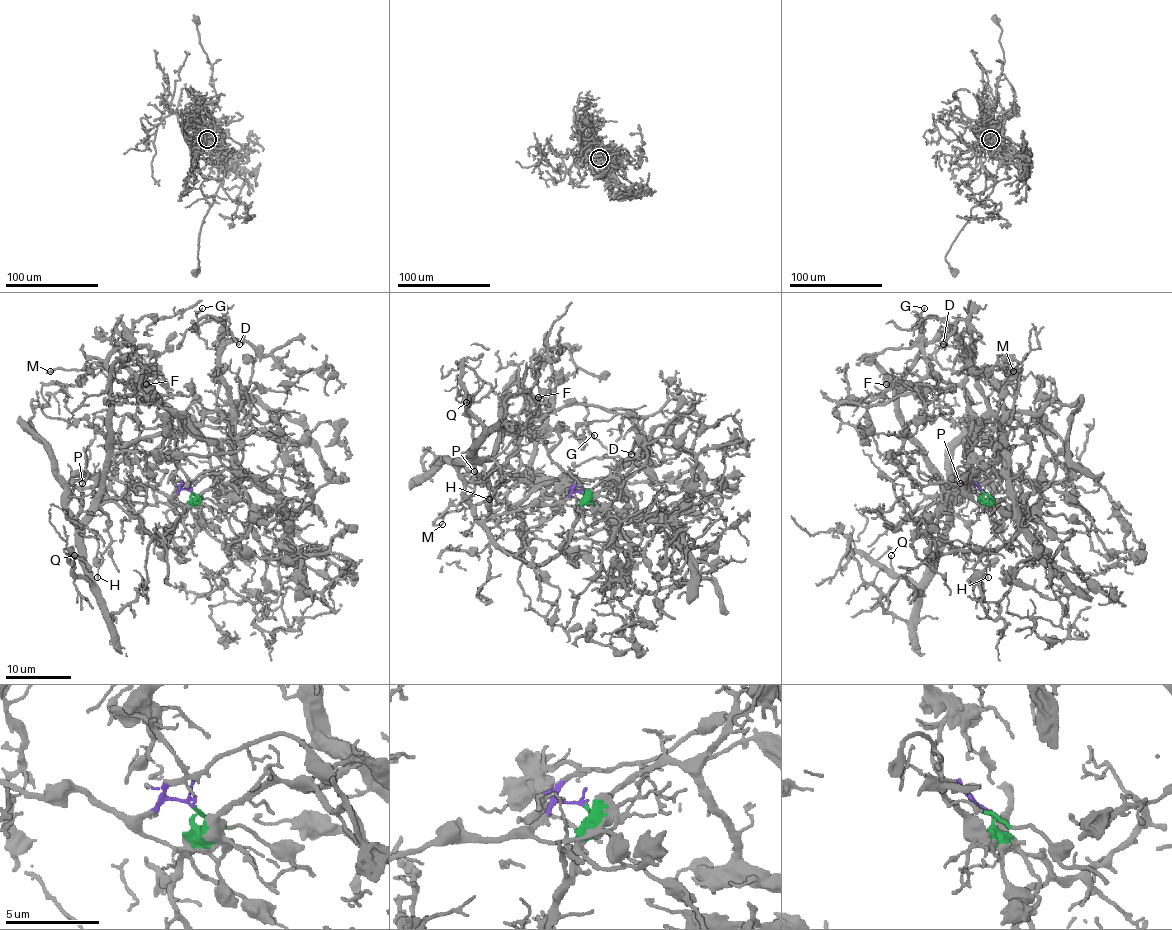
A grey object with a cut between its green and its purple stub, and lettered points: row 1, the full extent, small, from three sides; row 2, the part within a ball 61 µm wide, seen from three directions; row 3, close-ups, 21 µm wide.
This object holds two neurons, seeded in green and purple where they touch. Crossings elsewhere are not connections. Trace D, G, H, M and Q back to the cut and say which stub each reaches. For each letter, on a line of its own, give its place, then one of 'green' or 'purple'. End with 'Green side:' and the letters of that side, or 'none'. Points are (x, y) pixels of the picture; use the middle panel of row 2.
D: at (631, 454); green
G: at (594, 435); green
H: at (489, 499); purple
M: at (442, 524); green
Q: at (466, 402); purple
Green side: D, G, M

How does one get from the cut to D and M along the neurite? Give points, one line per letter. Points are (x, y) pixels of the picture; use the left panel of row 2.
D: (191, 492), (193, 499), (244, 474), (233, 462), (233, 409), (220, 370), (223, 320), (239, 343)
M: (191, 492), (193, 499), (244, 474), (224, 442), (201, 441), (147, 403), (125, 368), (50, 372)

